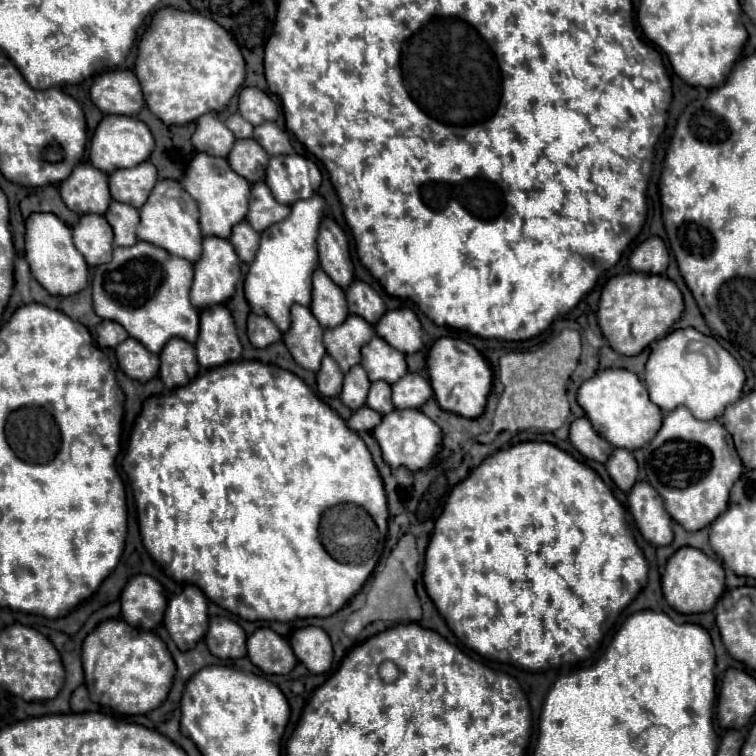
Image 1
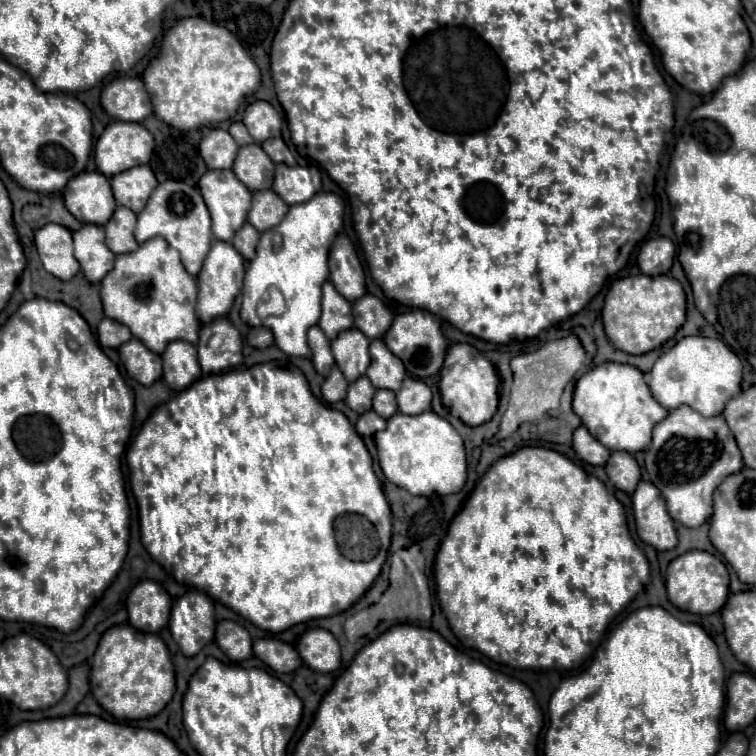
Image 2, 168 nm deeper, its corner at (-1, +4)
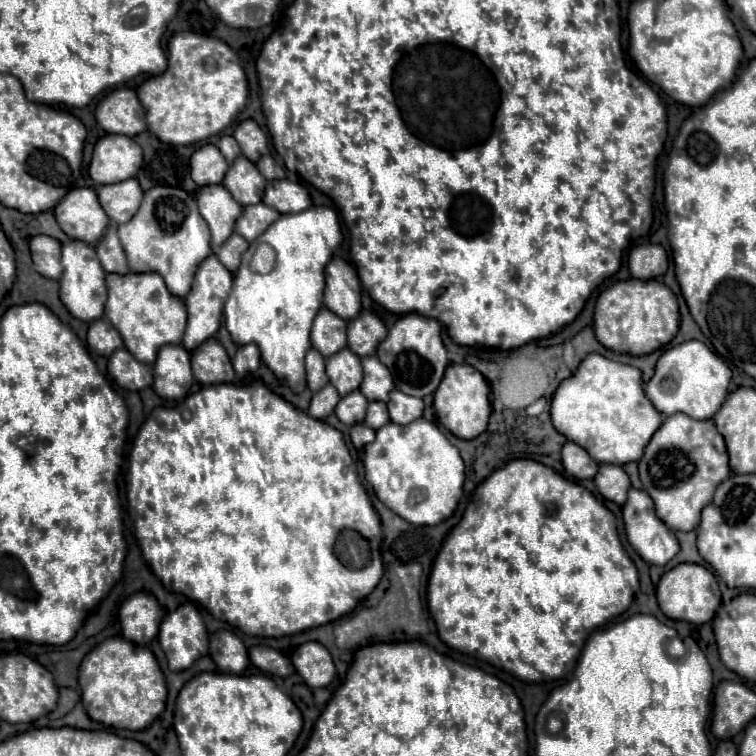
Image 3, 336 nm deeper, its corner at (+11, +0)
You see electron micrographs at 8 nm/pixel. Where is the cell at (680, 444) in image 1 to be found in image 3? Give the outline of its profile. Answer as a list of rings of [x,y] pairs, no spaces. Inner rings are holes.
[[[674,413],[672,417],[666,417],[646,445],[644,455],[638,461],[638,473],[644,491],[656,505],[656,515],[672,531],[692,531],[700,523],[702,507],[712,501],[720,481],[730,475],[724,439],[712,419],[696,421],[684,413]]]

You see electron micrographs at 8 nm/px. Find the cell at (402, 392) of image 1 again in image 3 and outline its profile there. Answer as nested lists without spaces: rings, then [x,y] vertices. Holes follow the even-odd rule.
[[[394,389],[390,393],[390,399],[388,399],[390,421],[394,421],[398,425],[408,425],[414,419],[422,417],[422,409],[424,409],[424,403],[420,397],[400,393],[398,389]]]

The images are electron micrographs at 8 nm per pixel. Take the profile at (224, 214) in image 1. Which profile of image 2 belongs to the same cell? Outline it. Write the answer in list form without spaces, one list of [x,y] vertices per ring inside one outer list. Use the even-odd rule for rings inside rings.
[[[230,169],[206,171],[198,187],[212,217],[214,237],[230,241],[246,221],[252,193]]]

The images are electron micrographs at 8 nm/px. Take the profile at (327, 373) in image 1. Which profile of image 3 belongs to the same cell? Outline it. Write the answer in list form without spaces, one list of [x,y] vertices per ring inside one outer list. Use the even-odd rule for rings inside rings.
[[[328,383],[324,389],[320,389],[320,393],[314,393],[314,397],[310,401],[308,415],[316,417],[316,419],[326,419],[334,411],[334,407],[336,407],[338,401],[340,401],[340,395]]]

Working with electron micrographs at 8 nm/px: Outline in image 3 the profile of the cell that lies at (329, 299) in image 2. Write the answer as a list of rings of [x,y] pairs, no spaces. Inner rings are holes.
[[[322,305],[310,333],[312,347],[320,351],[324,357],[330,357],[332,353],[338,353],[340,349],[346,347],[344,333],[346,333],[346,321],[342,317],[336,317],[336,313],[332,313],[328,307]]]

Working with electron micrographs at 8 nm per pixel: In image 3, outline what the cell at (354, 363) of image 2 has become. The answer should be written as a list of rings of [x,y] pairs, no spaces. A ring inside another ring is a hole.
[[[344,347],[342,351],[338,351],[326,359],[326,373],[330,377],[330,383],[344,397],[350,391],[358,389],[362,383],[360,357],[356,357],[356,353],[352,353],[348,347]]]

